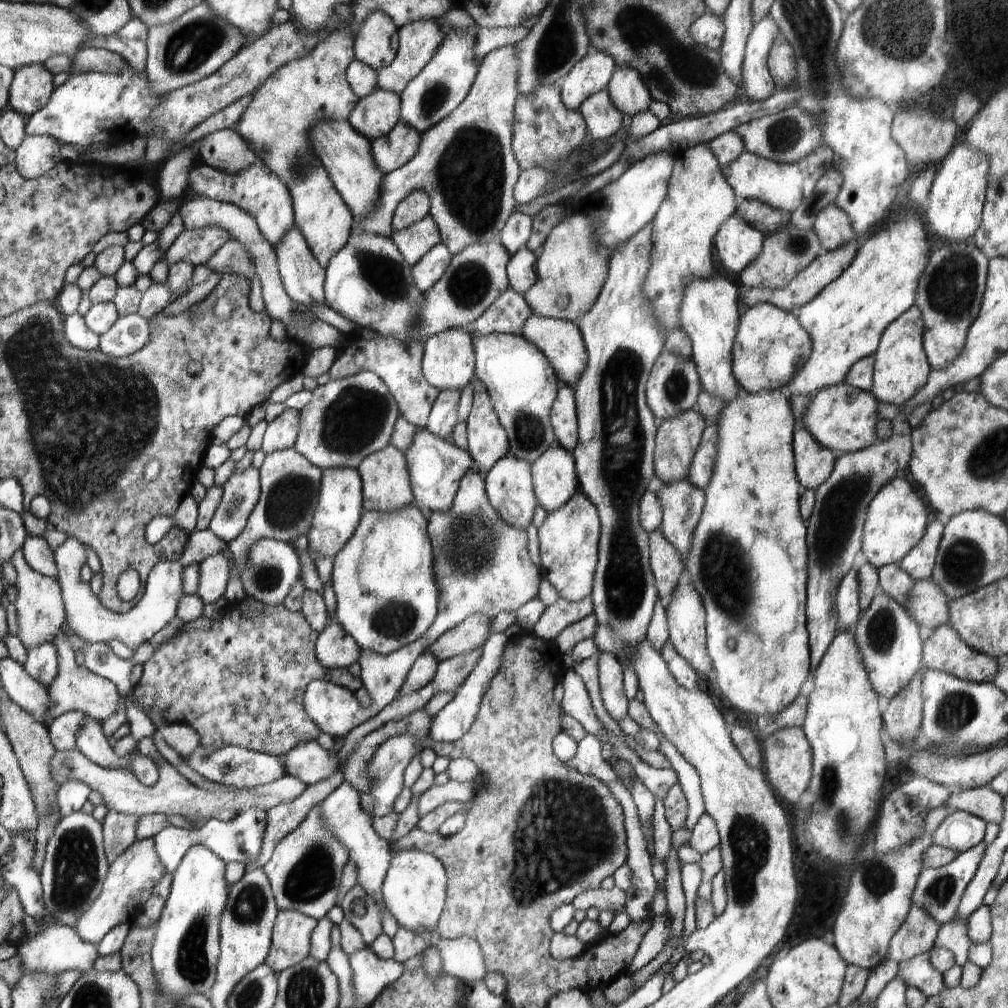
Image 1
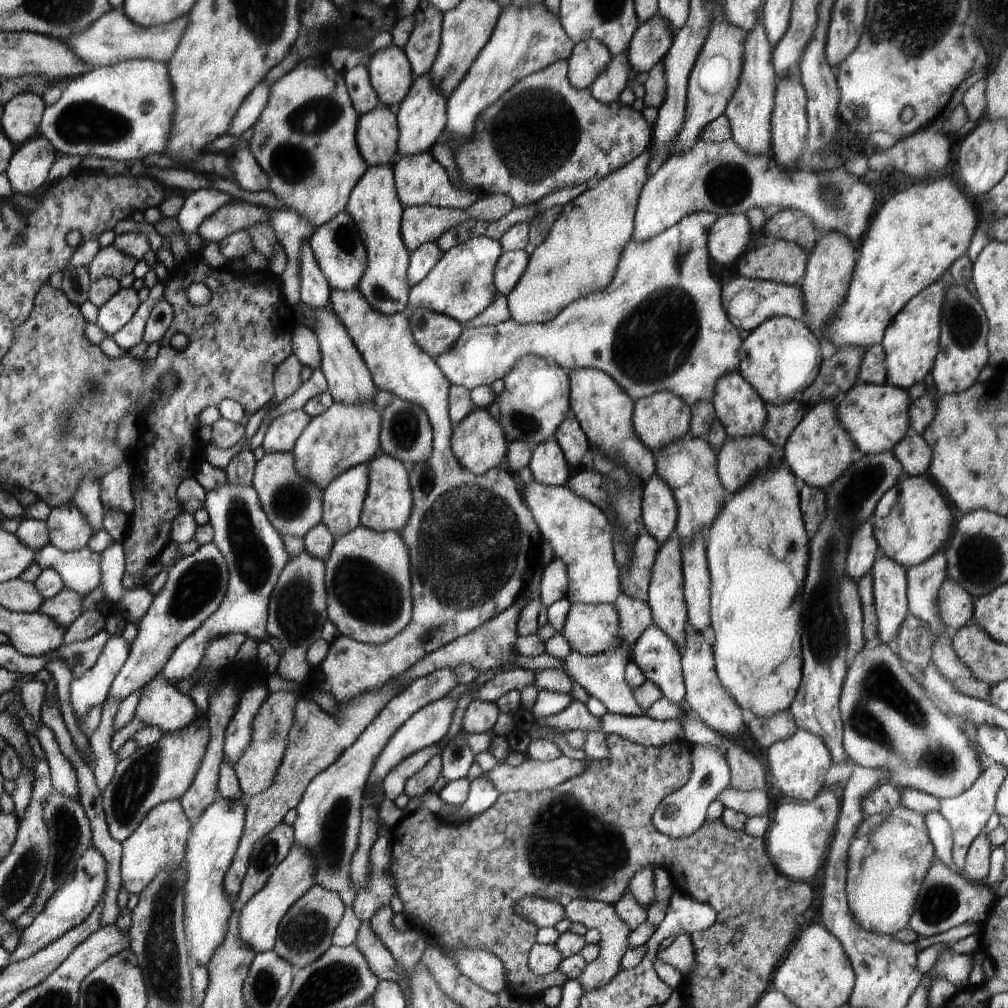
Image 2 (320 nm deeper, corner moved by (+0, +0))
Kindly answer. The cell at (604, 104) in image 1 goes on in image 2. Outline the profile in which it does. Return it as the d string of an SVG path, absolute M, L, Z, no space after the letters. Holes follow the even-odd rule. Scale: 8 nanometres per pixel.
M613 56L609 68L597 78L589 90L598 102L610 105L612 102L620 101L620 95L626 89L630 76L634 75L627 56L622 58Z

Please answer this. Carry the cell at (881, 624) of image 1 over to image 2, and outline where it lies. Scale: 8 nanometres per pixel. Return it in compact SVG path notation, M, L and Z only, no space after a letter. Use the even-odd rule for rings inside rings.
M879 553L873 567L873 599L879 638L889 644L909 614L907 607L907 568Z

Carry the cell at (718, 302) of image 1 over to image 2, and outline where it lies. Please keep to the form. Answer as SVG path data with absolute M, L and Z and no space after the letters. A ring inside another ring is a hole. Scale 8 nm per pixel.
M734 370L723 376L717 383L717 392L714 395L712 404L716 418L722 423L728 438L741 439L752 435L762 435L767 419L767 412L764 408L764 401L749 384L739 370Z

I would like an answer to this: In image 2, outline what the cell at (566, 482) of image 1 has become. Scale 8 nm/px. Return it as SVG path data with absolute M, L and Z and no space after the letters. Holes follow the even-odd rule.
M557 440L543 442L536 446L529 467L534 479L542 484L563 487L568 482L569 465Z

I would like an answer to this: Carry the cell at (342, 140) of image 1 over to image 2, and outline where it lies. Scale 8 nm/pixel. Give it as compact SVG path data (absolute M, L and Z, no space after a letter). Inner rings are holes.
M378 164L369 166L365 176L354 186L350 193L348 209L353 222L364 237L367 253L369 254L369 268L362 279L358 290L364 295L366 302L385 315L392 316L407 310L408 290L410 290L408 279L408 250L401 237L401 222L405 207L401 205L400 196L397 194L393 165Z

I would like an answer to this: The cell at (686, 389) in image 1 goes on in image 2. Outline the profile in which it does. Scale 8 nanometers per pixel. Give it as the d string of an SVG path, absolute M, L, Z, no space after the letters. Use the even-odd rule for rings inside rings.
M660 391L635 400L635 409L633 410L633 427L637 436L641 439L646 447L649 447L655 454L660 453L670 442L684 438L689 434L689 426L692 424L692 408L680 398L680 396L670 391Z

